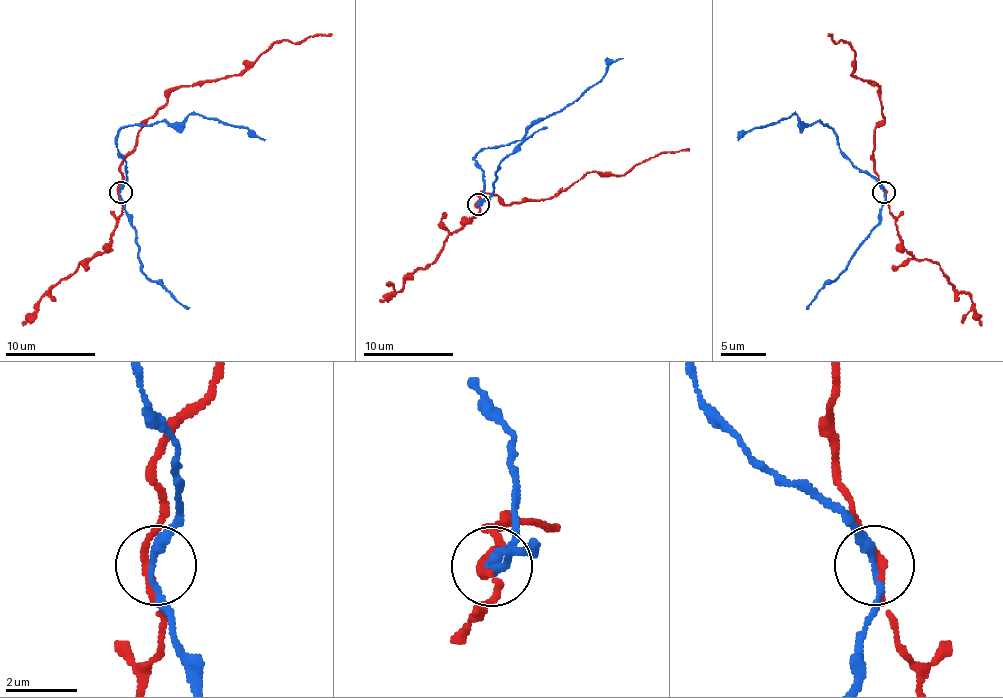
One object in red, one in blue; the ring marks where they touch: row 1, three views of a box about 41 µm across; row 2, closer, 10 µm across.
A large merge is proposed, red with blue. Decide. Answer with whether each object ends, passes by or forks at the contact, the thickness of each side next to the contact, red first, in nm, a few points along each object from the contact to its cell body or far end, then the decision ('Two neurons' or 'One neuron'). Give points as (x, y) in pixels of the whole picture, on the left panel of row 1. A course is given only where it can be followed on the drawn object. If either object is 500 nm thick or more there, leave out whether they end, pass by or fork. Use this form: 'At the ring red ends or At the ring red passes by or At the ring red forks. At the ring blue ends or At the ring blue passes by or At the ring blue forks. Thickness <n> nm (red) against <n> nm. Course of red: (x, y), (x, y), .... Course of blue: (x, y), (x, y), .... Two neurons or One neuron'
At the ring red passes by. At the ring blue passes by. Thickness 200 nm (red) against 200 nm. Course of red: (120, 191), (120, 164), (133, 149), (138, 131), (174, 90), (241, 75), (279, 41), (331, 36). Course of blue: (120, 191), (127, 180), (127, 164), (118, 149), (122, 128), (205, 115), (266, 140). Two neurons

